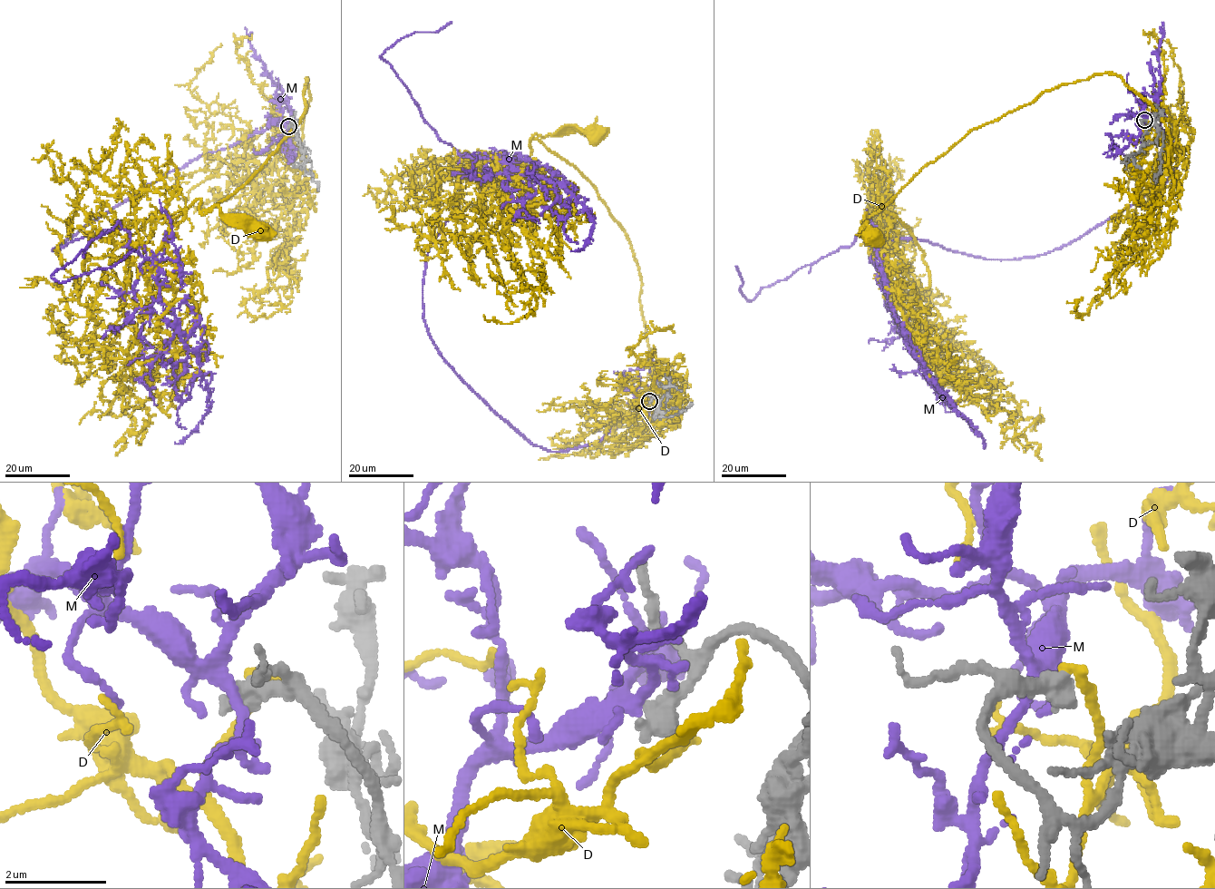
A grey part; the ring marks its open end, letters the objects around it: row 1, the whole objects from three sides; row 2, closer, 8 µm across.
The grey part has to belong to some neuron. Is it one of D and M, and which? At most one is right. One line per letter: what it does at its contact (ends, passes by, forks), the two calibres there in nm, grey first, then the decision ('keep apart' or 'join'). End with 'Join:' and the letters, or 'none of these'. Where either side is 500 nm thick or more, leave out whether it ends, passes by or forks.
D: it ends | 480/220 nm | keep apart
M: it forks | 480/220 nm | join
Join: M

